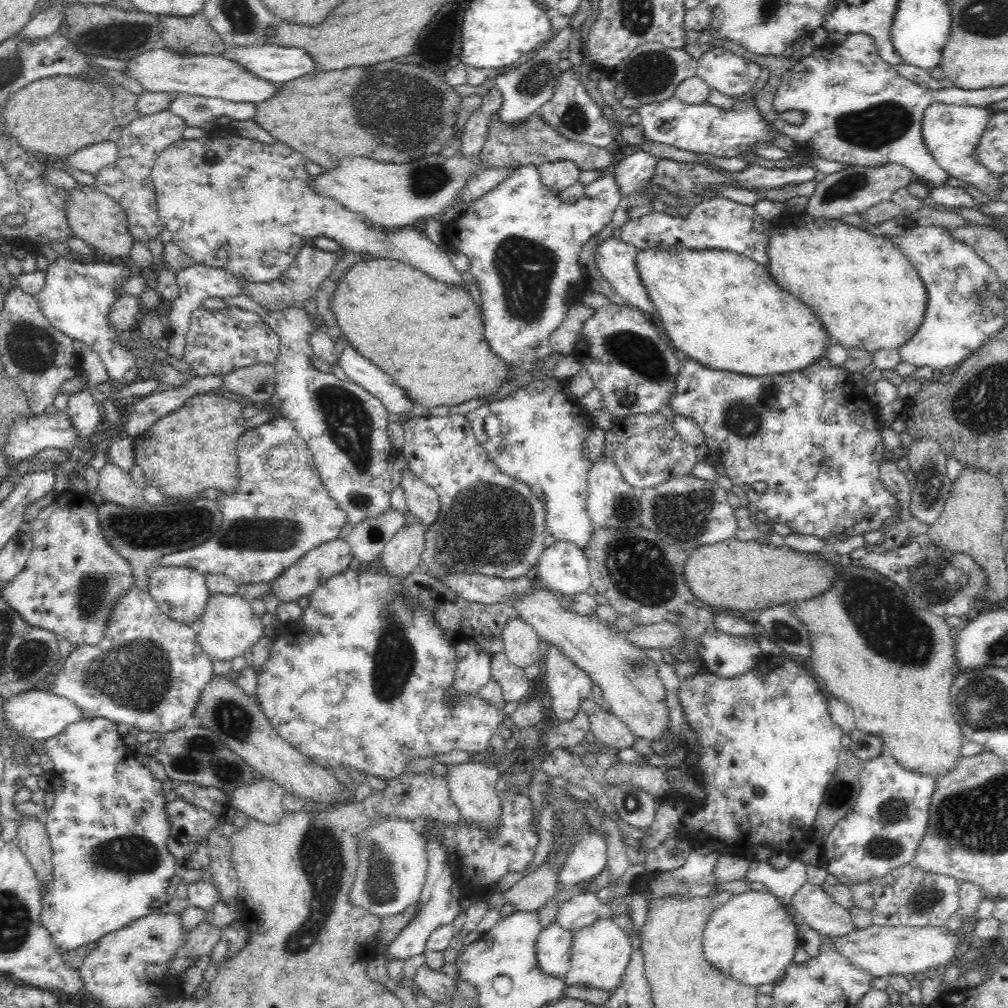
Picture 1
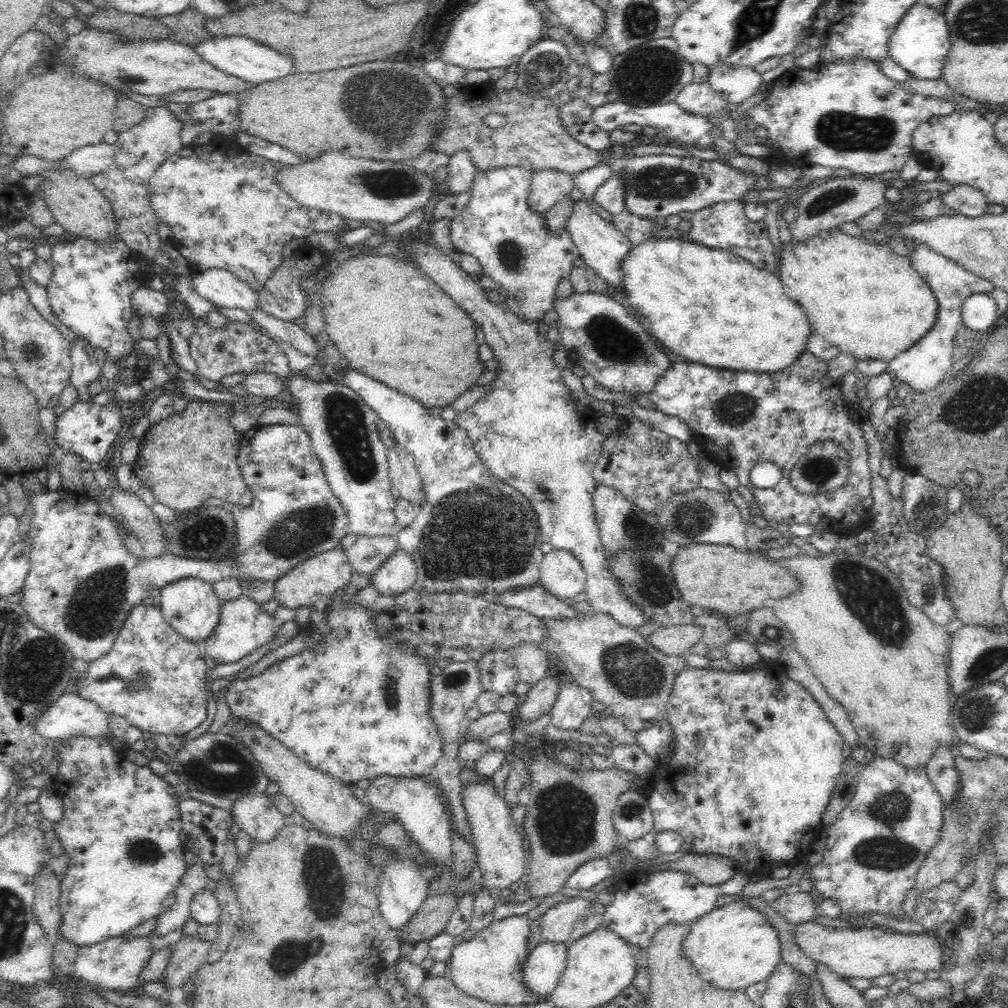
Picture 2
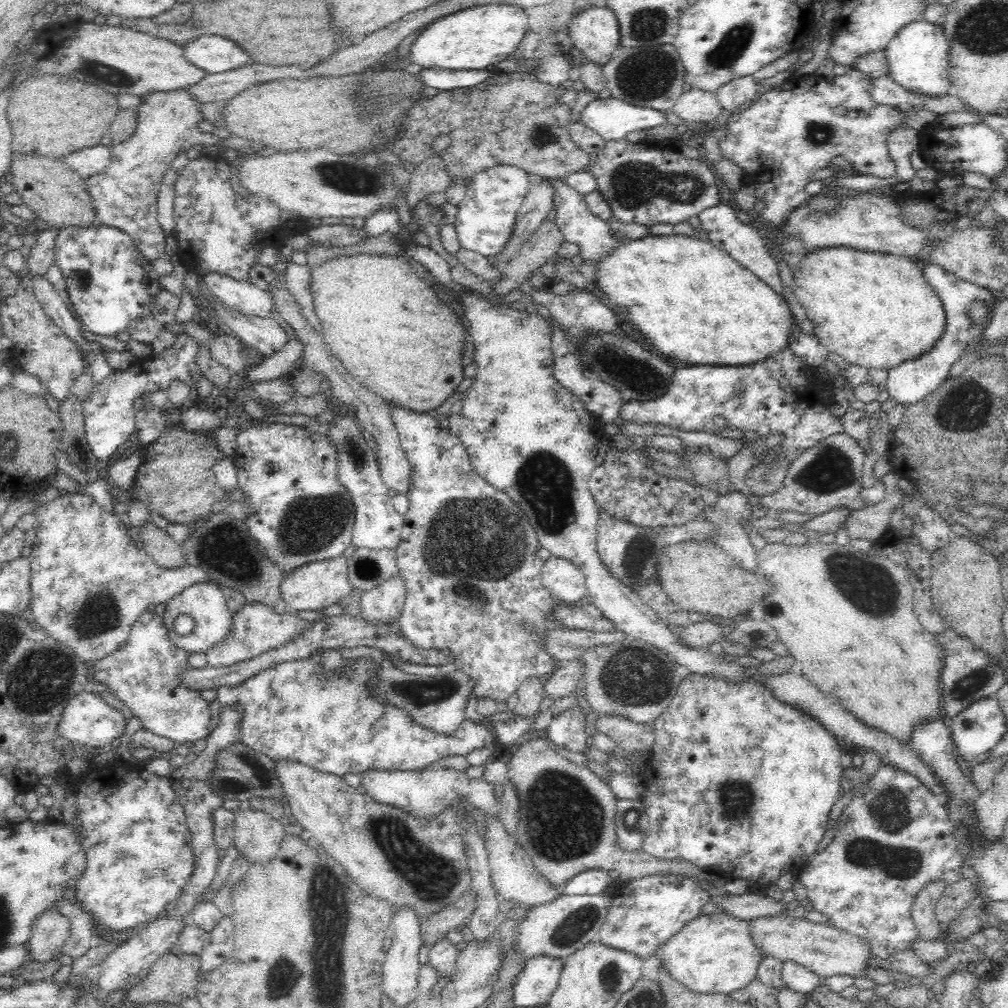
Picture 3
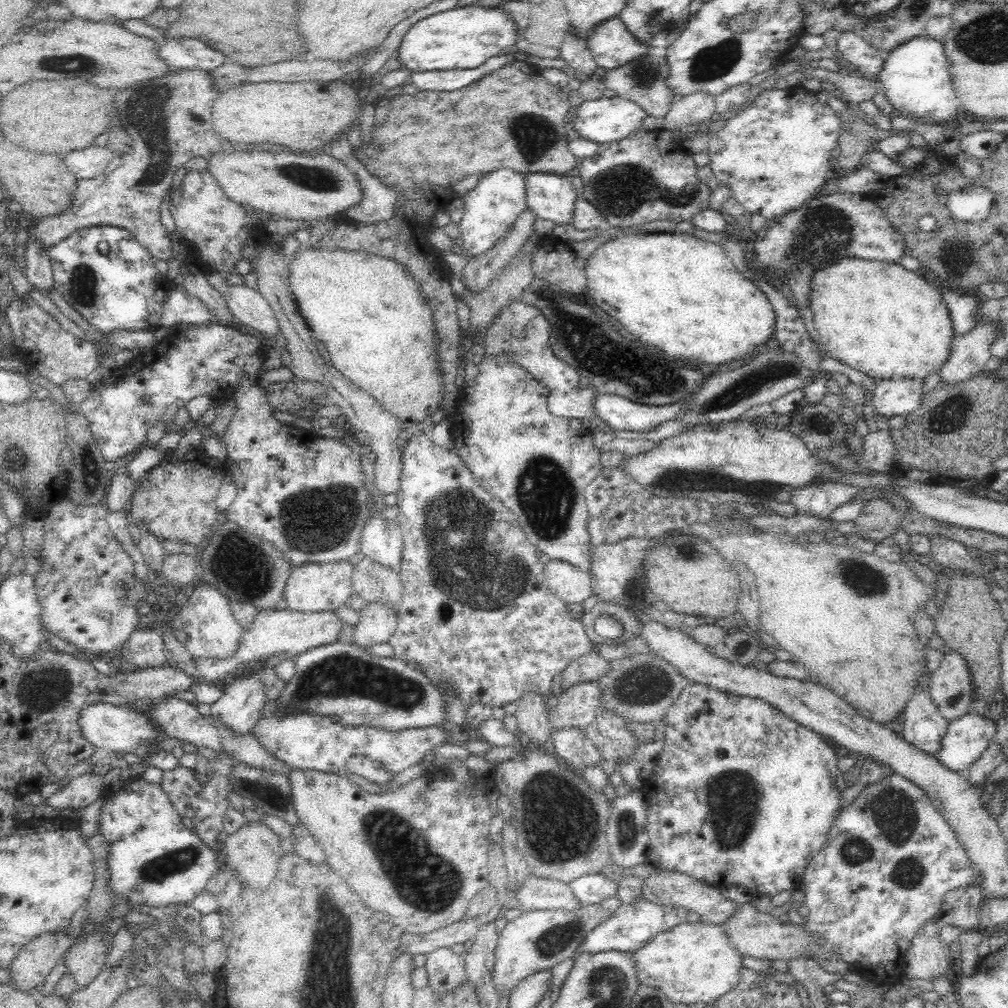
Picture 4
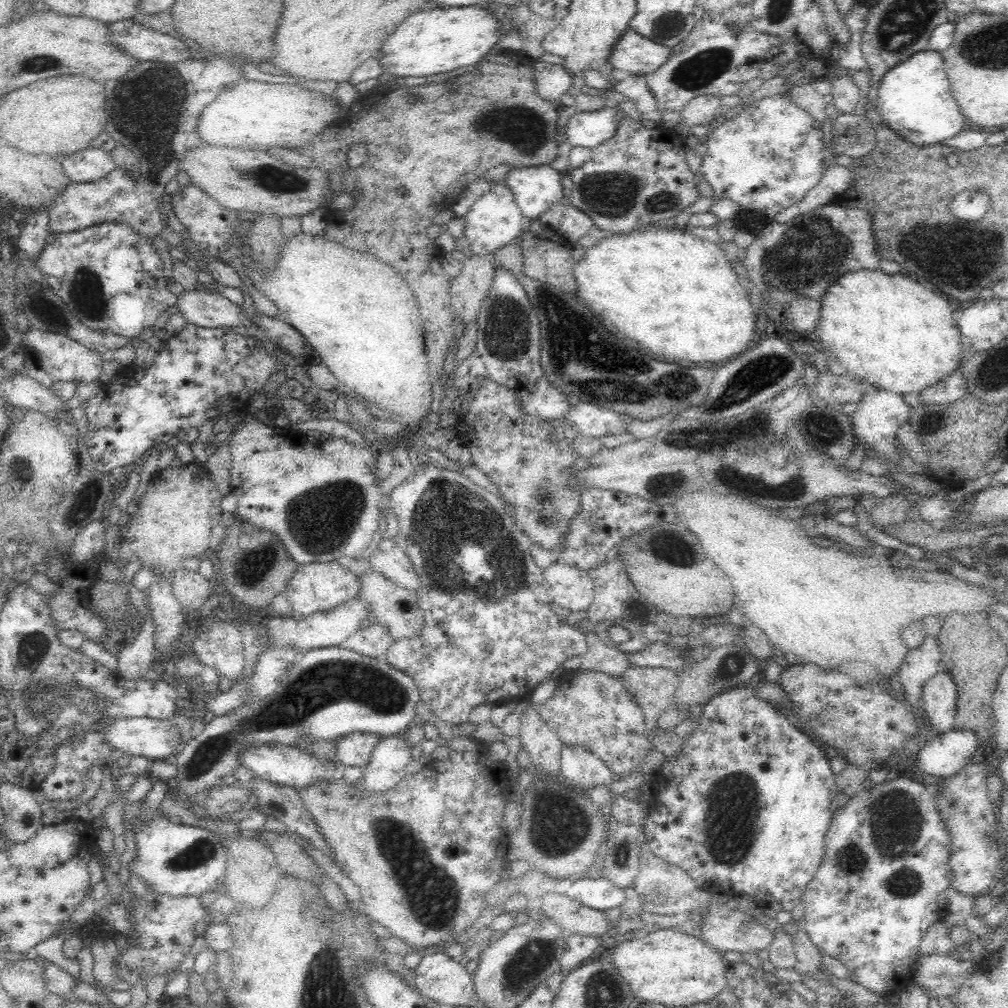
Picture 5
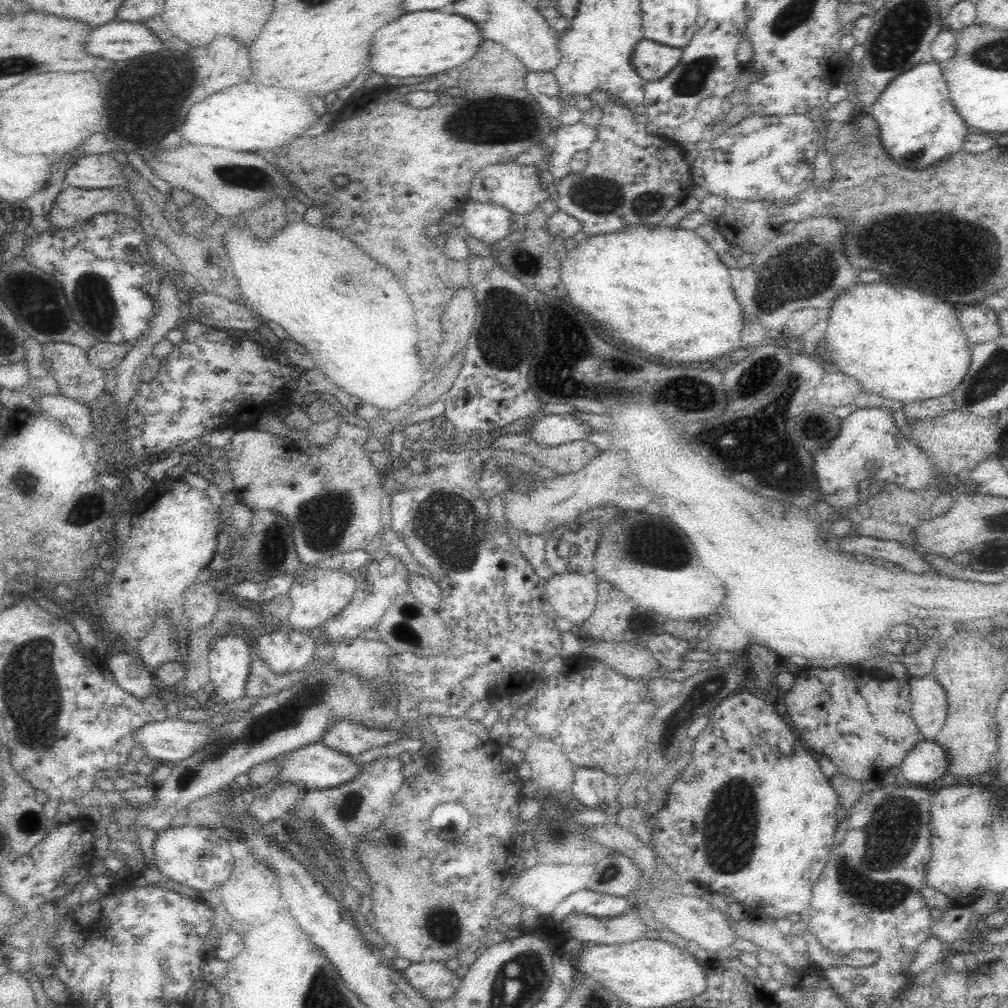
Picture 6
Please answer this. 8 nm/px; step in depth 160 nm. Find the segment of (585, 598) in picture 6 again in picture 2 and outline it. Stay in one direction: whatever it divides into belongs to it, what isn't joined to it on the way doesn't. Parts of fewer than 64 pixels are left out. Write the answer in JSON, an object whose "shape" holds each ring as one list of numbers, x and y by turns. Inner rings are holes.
{"shape":[[552,549,543,555,540,574,540,584,561,601,571,603,577,594,585,592,584,569,568,551]]}

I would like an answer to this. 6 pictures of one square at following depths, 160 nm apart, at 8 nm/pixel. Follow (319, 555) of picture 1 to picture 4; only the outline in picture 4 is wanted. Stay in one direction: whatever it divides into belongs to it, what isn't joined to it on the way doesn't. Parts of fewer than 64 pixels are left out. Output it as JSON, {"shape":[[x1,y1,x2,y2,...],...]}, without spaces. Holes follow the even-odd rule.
{"shape":[[351,560,332,561,329,563,304,563,300,566,293,567,293,571,288,577,288,582,284,589,283,598,287,602,287,608,296,612,336,611,340,606,345,605,354,593,353,582,351,581,352,575,353,564]]}

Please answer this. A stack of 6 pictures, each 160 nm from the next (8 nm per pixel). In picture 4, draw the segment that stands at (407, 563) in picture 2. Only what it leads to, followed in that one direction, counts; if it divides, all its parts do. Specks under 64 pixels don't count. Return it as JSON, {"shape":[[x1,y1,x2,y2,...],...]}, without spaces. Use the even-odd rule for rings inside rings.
{"shape":[[367,603,359,613,359,621,352,632,354,645,372,648,376,644,384,644,397,629,398,618,382,603]]}

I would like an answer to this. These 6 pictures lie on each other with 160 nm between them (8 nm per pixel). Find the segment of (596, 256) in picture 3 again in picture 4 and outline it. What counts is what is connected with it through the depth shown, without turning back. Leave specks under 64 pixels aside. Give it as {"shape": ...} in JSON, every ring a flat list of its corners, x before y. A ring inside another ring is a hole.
{"shape":[[532,172,525,174,524,180,526,188,526,209,530,210,536,219,540,218,542,220,552,221,555,224,570,224,573,218,573,209,577,200,577,194,568,175,562,175,556,172]]}

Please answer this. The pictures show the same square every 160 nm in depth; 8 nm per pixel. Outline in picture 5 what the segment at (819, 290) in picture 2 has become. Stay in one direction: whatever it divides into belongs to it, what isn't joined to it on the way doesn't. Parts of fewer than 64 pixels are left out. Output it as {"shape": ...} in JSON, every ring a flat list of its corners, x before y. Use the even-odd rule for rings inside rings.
{"shape":[[874,269,843,274,828,287,820,301,817,346,828,350,849,375,860,379,868,389,884,389,902,396,922,392,948,378,964,360,965,343,948,301,906,278,902,272,892,276]]}

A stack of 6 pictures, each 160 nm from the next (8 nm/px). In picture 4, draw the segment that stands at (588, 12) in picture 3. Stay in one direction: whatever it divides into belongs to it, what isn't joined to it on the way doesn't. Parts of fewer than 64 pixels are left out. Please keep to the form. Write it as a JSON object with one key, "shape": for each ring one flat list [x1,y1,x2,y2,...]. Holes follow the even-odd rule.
{"shape":[[620,16,594,27,587,38,587,47,601,72,640,59,641,56,649,55,651,50,626,28]]}

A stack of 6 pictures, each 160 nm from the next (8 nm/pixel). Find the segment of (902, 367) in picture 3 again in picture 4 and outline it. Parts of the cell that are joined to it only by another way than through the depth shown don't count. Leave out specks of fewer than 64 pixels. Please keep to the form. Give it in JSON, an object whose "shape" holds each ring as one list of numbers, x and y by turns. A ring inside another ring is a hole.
{"shape":[[944,286,942,294,951,316,954,335,964,335,973,330,977,326,977,307,981,296,958,292,948,286],[902,379,895,380,876,380,872,389,872,399,867,403,867,414,870,420,873,418,871,414,884,417,886,422,889,418,909,415,919,406,922,398,922,379]]}

